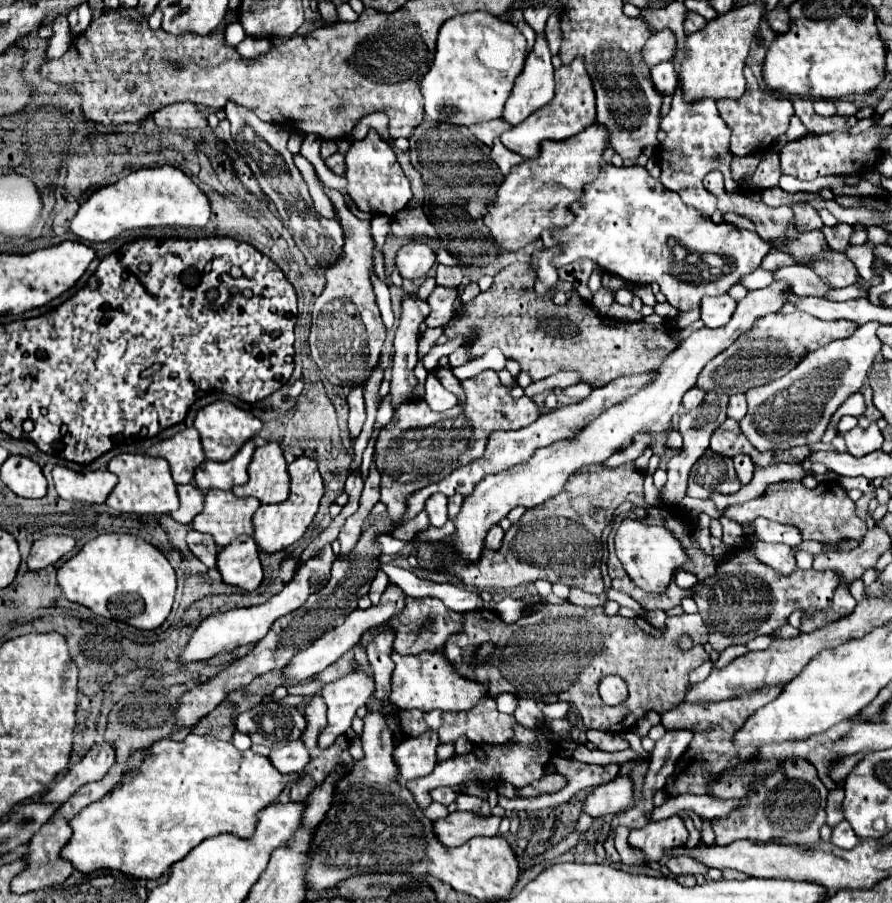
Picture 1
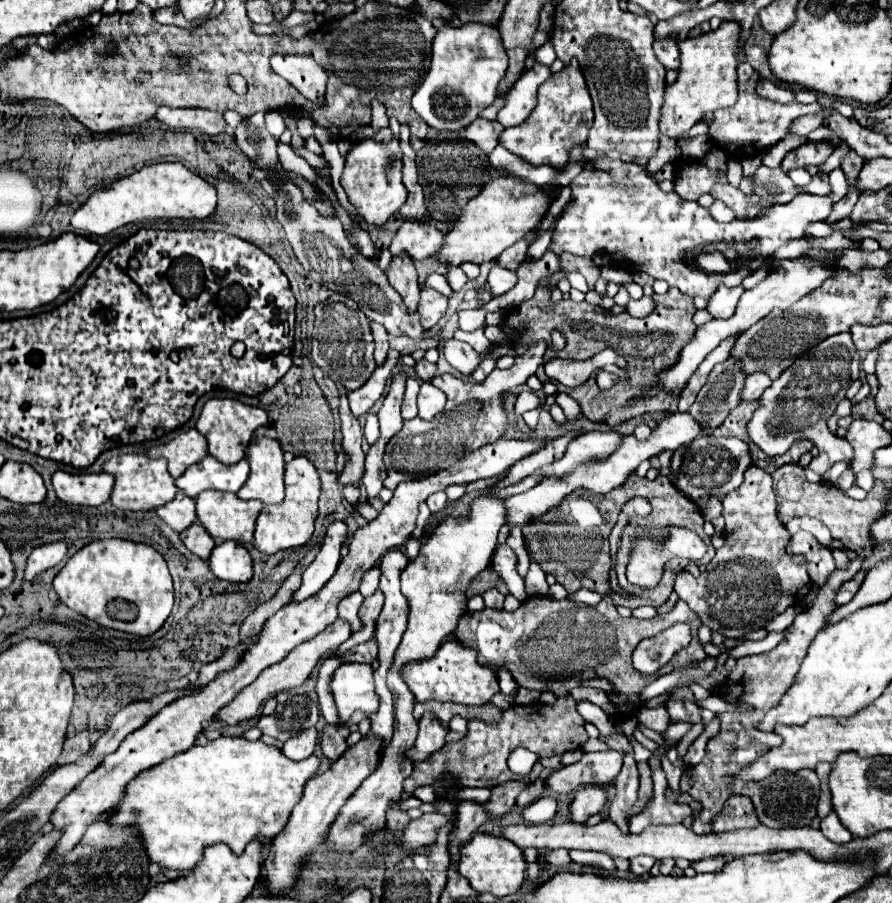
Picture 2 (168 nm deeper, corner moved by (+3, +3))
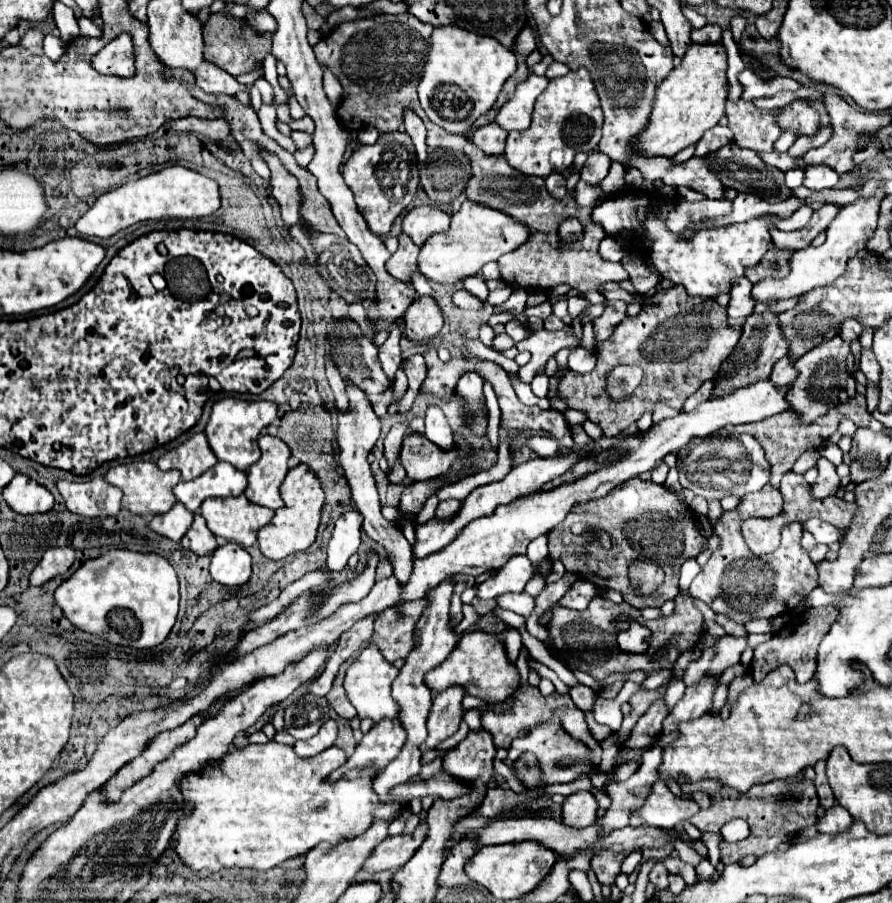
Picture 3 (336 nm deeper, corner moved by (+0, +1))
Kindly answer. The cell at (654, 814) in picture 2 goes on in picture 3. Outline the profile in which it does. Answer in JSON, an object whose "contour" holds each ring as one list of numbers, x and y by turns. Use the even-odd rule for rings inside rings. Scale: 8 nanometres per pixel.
{"contour":[[657,780,651,786,647,802,639,808,641,818,647,826,657,828,677,828,681,820,689,818,691,802,675,796,665,782]]}

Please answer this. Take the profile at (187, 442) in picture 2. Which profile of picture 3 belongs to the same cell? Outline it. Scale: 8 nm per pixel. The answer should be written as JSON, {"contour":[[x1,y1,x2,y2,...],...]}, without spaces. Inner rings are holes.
{"contour":[[195,434,181,446,165,452,157,466,161,470,179,470,181,480,195,480,199,474,207,472,217,464,217,456,213,454,205,434]]}

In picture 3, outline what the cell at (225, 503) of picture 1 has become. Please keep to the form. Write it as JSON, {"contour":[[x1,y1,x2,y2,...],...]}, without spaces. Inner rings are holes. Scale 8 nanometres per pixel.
{"contour":[[243,494,235,498,207,498,201,516,215,536,249,548,257,542,257,532,273,518,273,510,249,502]]}

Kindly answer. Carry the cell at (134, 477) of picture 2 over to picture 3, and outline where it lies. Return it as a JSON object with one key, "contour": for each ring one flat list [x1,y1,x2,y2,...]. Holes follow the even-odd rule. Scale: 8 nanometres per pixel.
{"contour":[[133,462,133,464,119,464,111,468,105,474,105,480,123,492,121,504,125,510,129,510,131,514,139,514,139,516,155,516,155,514,169,512,173,504,177,502,173,496,173,486,181,480,181,474,177,474,177,470,163,472,153,462]]}

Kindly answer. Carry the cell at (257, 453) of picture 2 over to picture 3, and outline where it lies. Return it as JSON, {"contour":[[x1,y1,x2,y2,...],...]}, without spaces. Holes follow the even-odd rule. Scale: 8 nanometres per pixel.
{"contour":[[259,436,261,458,247,470,247,488,245,496,253,504,267,506,271,510,283,508,283,500,279,496,279,486,289,470,287,460,291,456,289,446,277,436]]}

